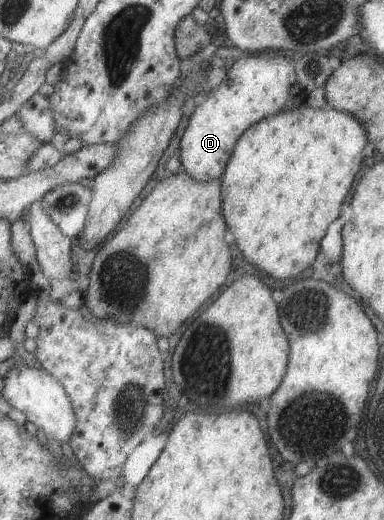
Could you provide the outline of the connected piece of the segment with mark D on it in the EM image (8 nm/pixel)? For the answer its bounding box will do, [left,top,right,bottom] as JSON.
[181,52,306,183]

